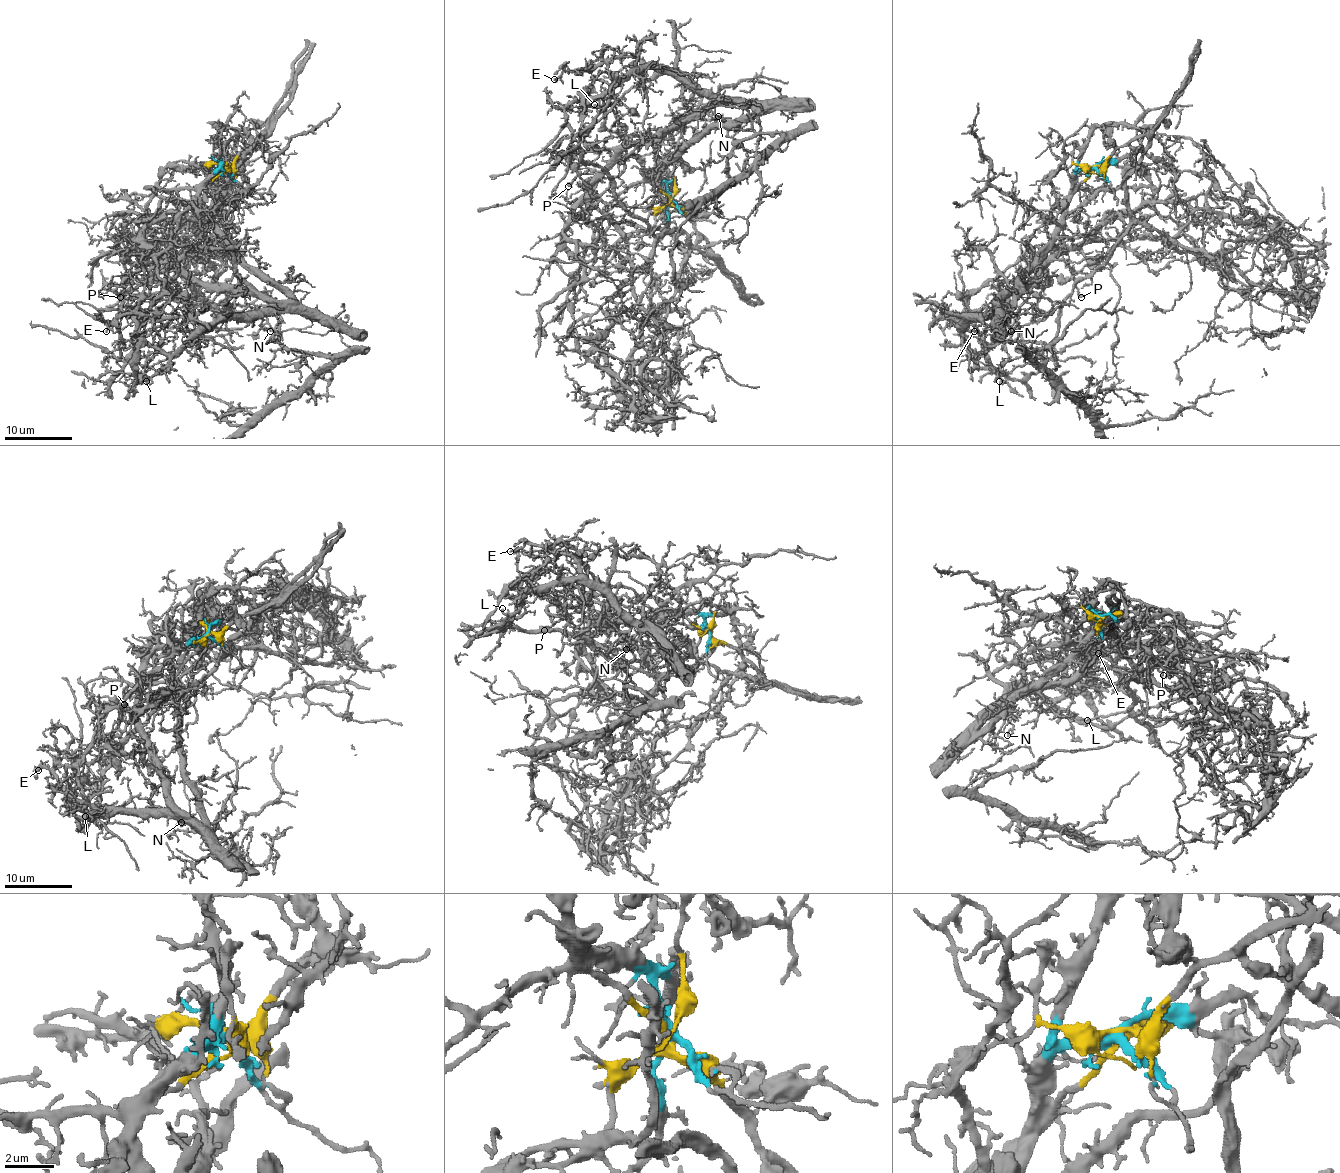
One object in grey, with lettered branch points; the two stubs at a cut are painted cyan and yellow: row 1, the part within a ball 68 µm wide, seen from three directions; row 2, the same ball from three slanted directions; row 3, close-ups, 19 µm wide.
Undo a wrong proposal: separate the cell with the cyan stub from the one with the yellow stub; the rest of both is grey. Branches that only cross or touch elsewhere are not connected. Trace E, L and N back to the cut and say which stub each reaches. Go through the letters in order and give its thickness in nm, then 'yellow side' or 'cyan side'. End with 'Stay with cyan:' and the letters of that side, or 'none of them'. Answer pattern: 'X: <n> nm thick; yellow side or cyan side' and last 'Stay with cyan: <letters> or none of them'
E: 110 nm thick; cyan side
L: 190 nm thick; cyan side
N: 140 nm thick; cyan side
Stay with cyan: E, L, N

